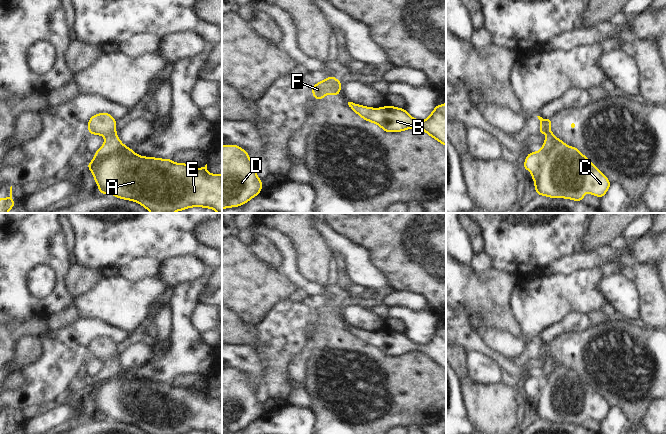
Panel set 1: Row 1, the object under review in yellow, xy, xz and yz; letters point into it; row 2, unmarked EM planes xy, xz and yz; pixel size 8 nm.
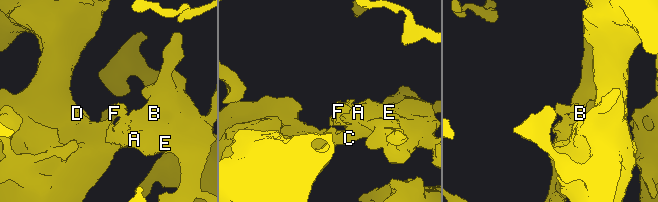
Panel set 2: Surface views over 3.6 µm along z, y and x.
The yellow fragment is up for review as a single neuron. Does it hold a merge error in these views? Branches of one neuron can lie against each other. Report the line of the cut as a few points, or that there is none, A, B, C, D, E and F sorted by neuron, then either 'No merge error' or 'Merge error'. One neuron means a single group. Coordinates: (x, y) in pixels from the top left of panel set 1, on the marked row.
Split along xy (114, 131), (105, 136). Groups: A B C D E / F. Merge error.

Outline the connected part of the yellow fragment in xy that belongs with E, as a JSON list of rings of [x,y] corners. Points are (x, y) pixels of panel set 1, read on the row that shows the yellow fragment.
[[[116,132],[105,136],[103,146],[86,167],[92,172],[100,195],[111,193],[117,198],[138,202],[151,213],[174,213],[189,207],[211,208],[222,213],[221,174],[208,174],[207,164],[193,169],[171,159],[139,156],[119,140]]]

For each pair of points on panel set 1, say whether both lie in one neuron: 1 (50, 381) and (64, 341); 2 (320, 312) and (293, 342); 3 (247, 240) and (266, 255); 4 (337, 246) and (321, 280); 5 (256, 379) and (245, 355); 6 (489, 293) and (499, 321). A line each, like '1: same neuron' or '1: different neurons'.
1: same neuron
2: different neurons
3: same neuron
4: different neurons
5: same neuron
6: same neuron

